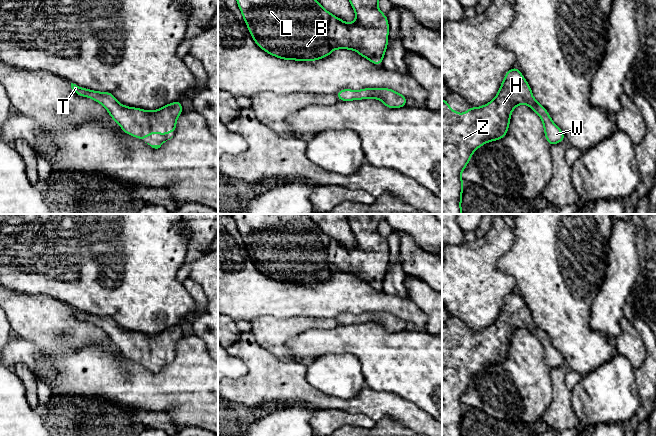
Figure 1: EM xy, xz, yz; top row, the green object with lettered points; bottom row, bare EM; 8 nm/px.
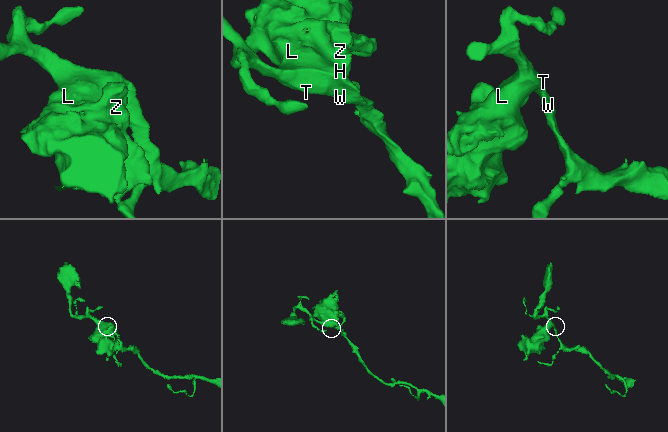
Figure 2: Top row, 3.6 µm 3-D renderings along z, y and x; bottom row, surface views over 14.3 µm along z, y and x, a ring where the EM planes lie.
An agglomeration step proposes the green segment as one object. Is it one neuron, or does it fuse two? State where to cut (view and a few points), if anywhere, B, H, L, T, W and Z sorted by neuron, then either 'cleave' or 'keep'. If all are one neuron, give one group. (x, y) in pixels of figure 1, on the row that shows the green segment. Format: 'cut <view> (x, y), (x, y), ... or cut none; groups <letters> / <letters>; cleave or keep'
cut none; groups B H L T W Z; keep

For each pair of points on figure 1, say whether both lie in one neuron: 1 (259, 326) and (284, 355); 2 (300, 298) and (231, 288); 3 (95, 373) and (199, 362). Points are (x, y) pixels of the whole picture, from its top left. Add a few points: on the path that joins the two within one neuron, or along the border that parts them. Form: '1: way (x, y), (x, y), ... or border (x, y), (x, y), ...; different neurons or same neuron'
1: way (266, 333), (279, 348); same neuron
2: way (283, 298), (248, 294); same neuron
3: way (121, 382), (131, 385), (173, 385); same neuron

